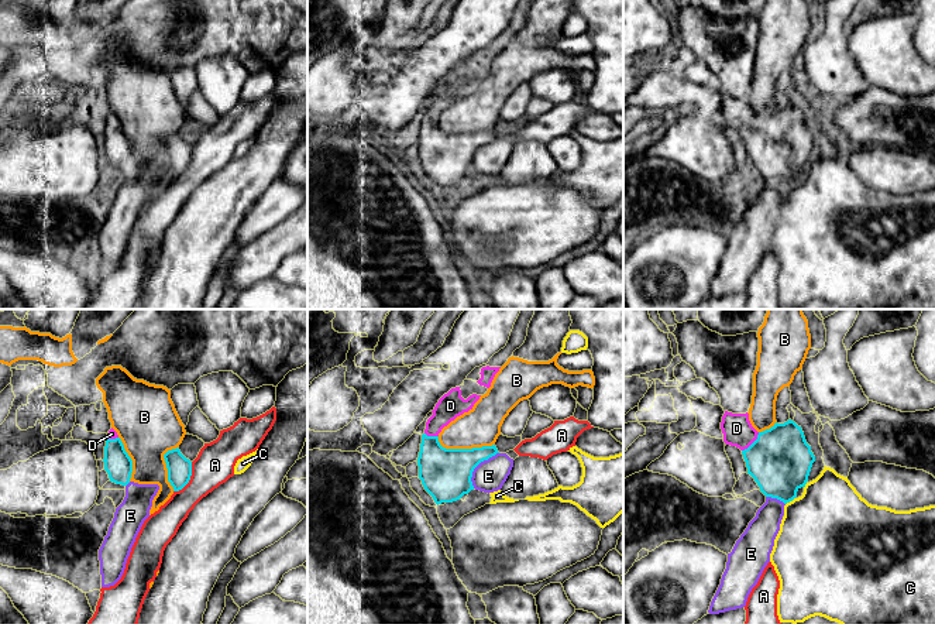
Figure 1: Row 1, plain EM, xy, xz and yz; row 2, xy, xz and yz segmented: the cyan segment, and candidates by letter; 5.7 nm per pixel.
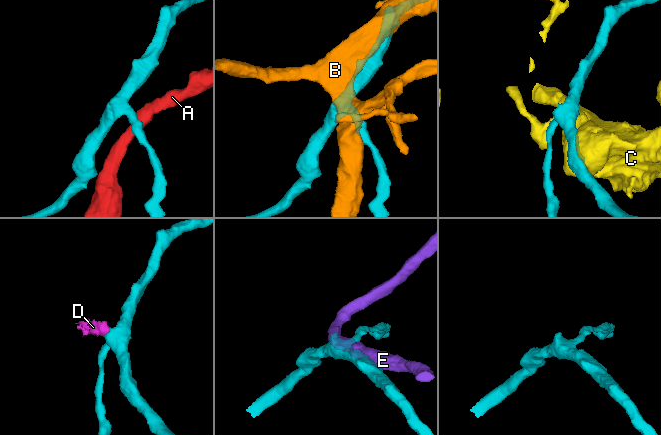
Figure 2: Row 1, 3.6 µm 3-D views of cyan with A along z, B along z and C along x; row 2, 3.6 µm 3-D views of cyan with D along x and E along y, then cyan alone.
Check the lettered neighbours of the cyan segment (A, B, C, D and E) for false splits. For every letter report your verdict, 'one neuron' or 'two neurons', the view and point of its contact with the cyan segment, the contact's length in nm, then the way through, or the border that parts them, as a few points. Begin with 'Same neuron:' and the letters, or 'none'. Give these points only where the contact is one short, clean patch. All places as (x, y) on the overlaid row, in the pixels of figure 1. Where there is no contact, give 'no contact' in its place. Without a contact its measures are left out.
Same neuron: D
A: two neurons; contact xy (189, 479); length 200 nm; border xy (192, 462), (191, 479), (174, 492)
B: two neurons; contact xz (464, 449); length 340 nm
C: two neurons; contact yz (790, 500); length 70 nm
D: one neuron; contact yz (753, 442); length 150 nm; way yz (780, 459), (767, 455), (753, 442), (736, 428)
E: two neurons; contact xz (477, 465); length 260 nm

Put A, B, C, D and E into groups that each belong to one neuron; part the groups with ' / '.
A / B / C / D / E

